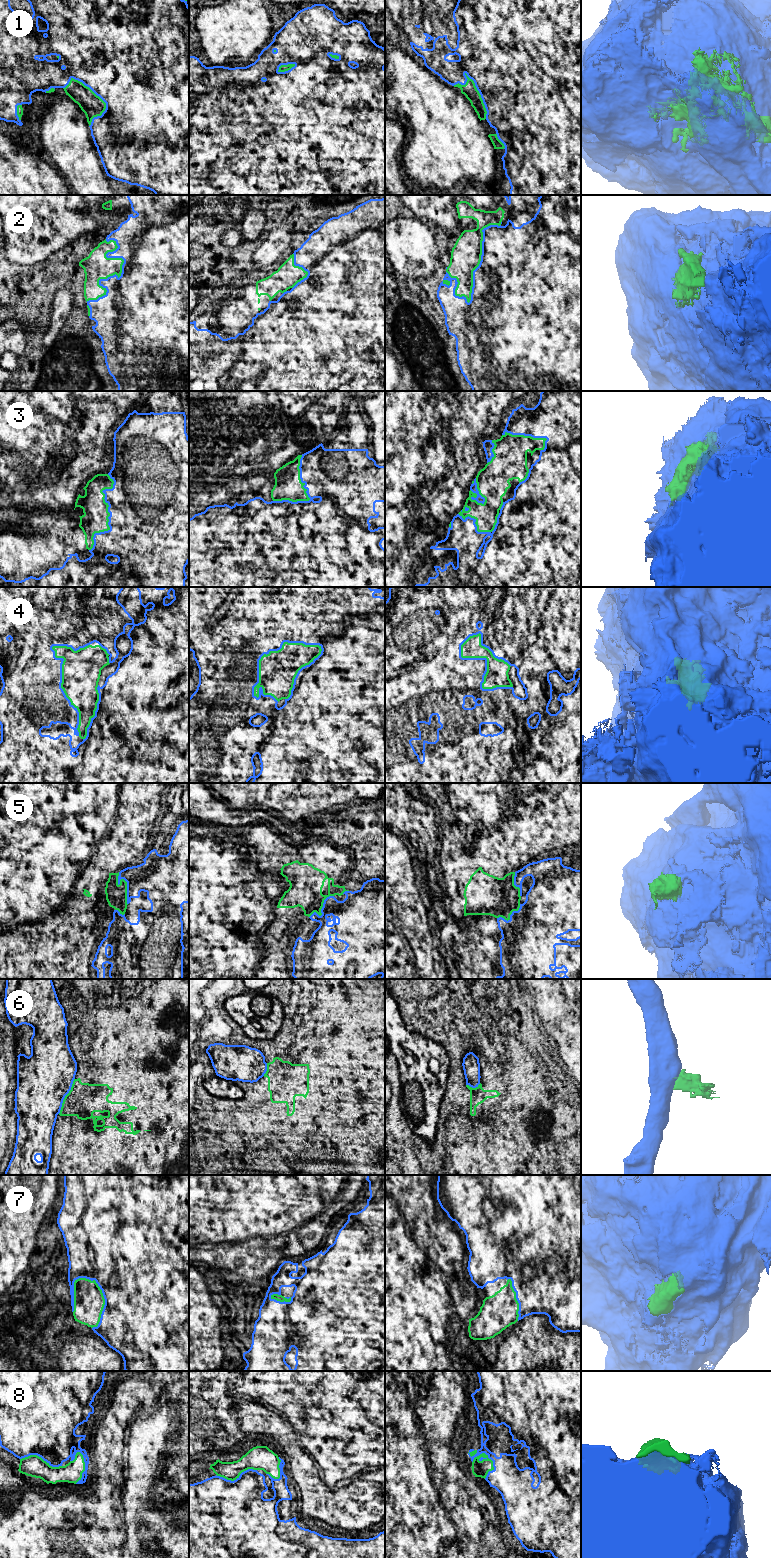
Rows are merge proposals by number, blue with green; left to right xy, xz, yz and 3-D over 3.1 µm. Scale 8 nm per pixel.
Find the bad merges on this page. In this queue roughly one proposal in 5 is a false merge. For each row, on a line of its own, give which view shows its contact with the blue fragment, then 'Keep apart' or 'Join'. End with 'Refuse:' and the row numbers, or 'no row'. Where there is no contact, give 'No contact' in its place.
1: Touches blue in xy. Join
2: Touches blue in yz. Join
3: Touches blue in xy. Join
4: Touches blue in xz. Join
5: Touches blue in xy. Keep apart
6: Touches blue in xy. Keep apart
7: Touches blue in xy. Join
8: Touches blue in yz. Join
Refuse: 5, 6

